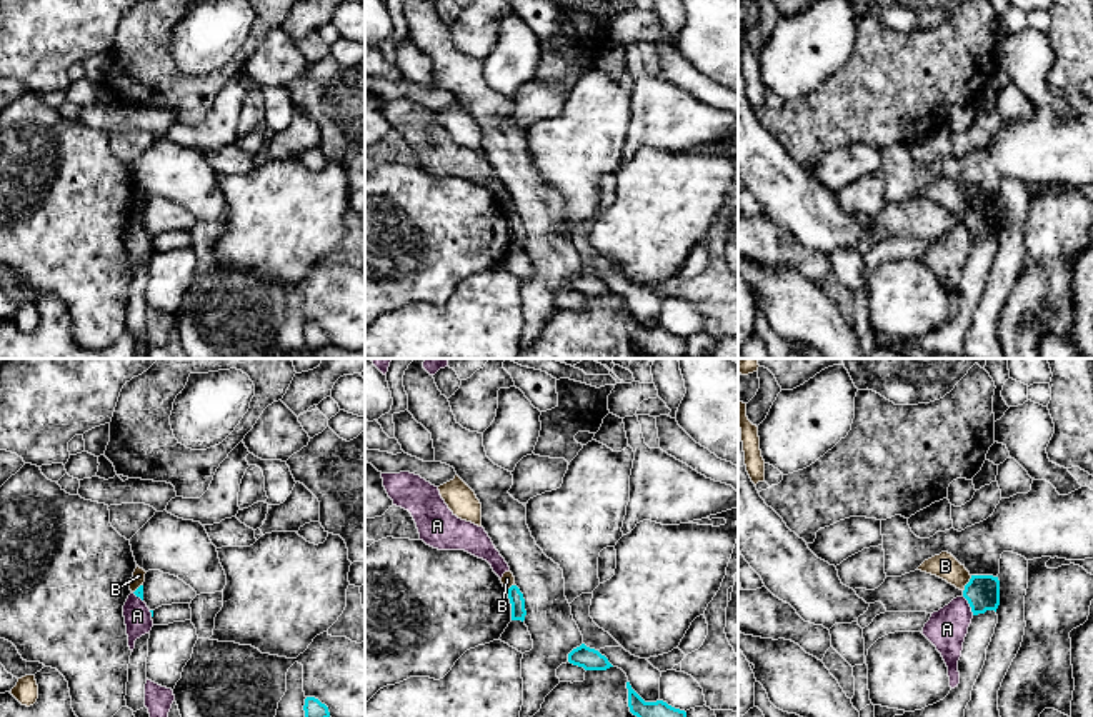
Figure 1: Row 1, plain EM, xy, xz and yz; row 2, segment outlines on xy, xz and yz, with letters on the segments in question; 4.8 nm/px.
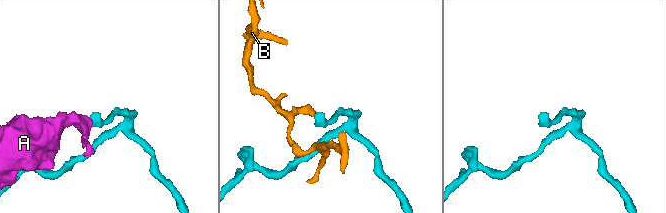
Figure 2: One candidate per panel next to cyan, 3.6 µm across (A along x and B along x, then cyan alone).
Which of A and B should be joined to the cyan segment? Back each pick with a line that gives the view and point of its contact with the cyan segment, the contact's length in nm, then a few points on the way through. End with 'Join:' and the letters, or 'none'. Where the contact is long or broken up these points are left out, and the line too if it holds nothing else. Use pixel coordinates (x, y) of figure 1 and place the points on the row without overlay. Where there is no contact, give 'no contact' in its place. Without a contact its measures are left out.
Join: none

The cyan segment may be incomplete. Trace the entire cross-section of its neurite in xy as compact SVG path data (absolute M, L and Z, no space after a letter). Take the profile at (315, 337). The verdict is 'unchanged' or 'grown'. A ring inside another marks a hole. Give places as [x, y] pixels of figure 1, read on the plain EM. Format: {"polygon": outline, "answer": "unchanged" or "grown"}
{"polygon": "M315 323L305 325L303 337L305 337L305 348L307 350L318 350L318 348L330 343L328 333Z", "answer": "unchanged"}

